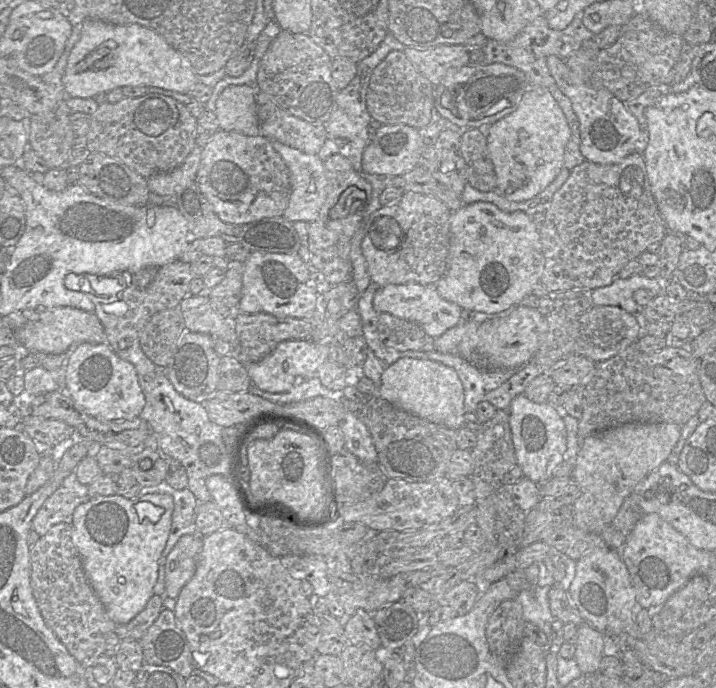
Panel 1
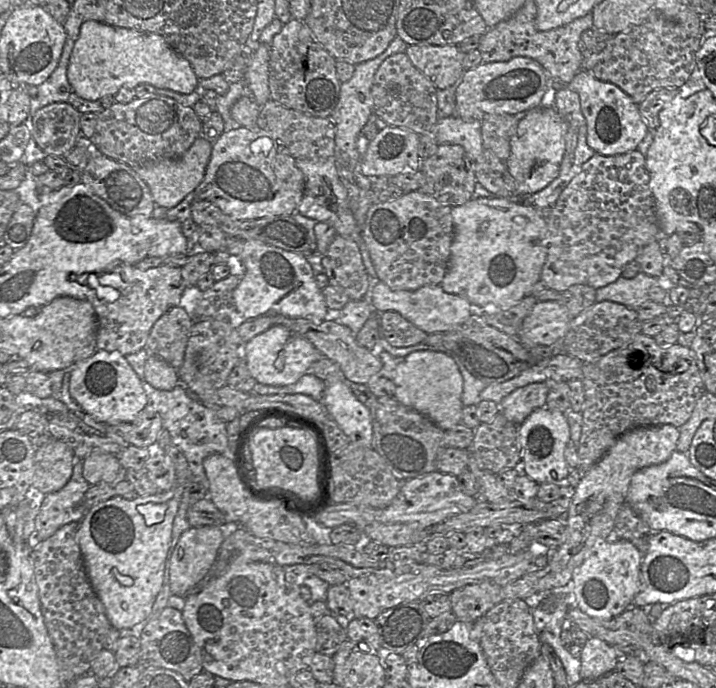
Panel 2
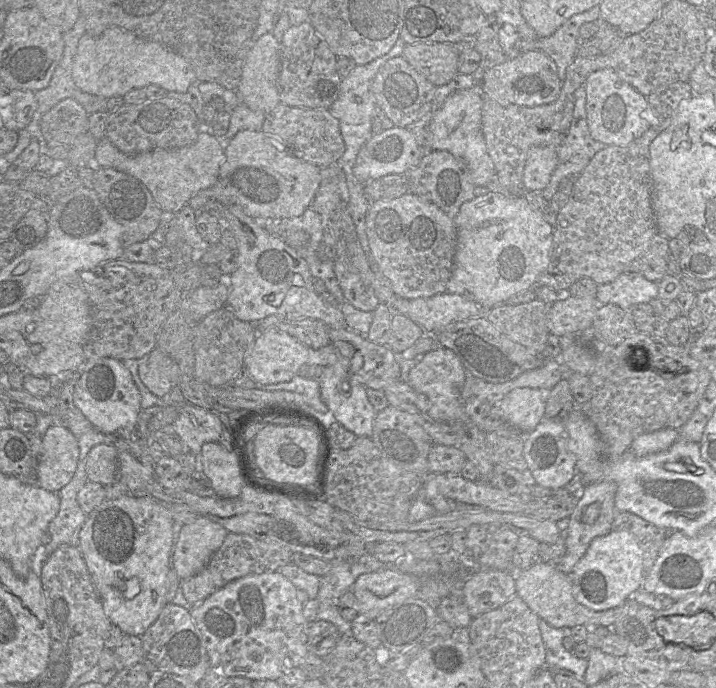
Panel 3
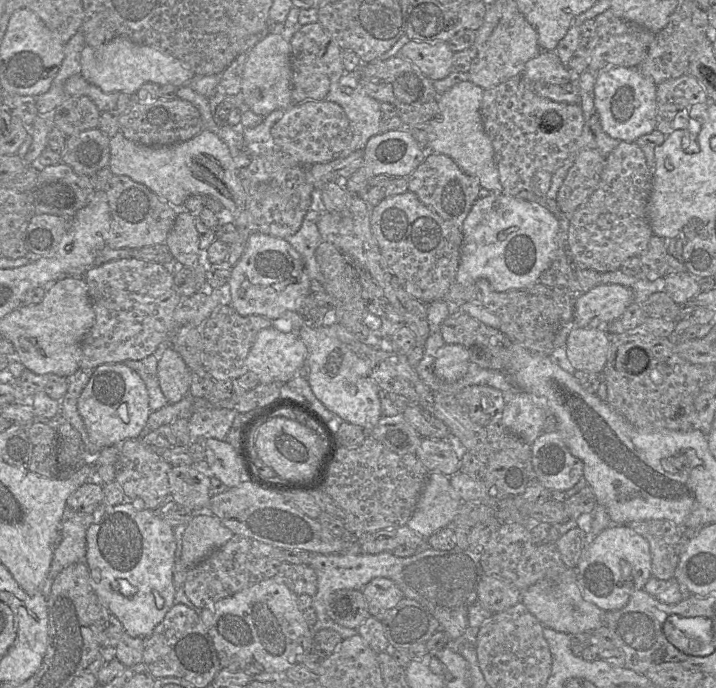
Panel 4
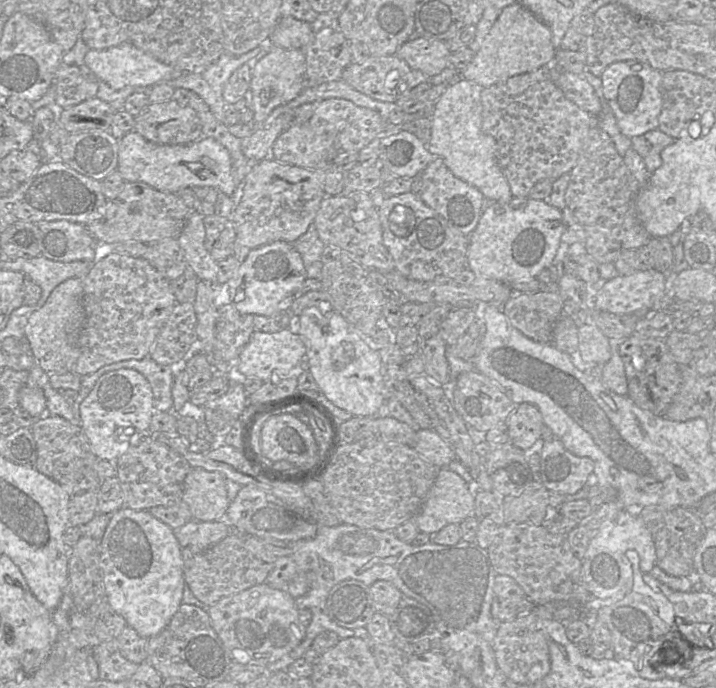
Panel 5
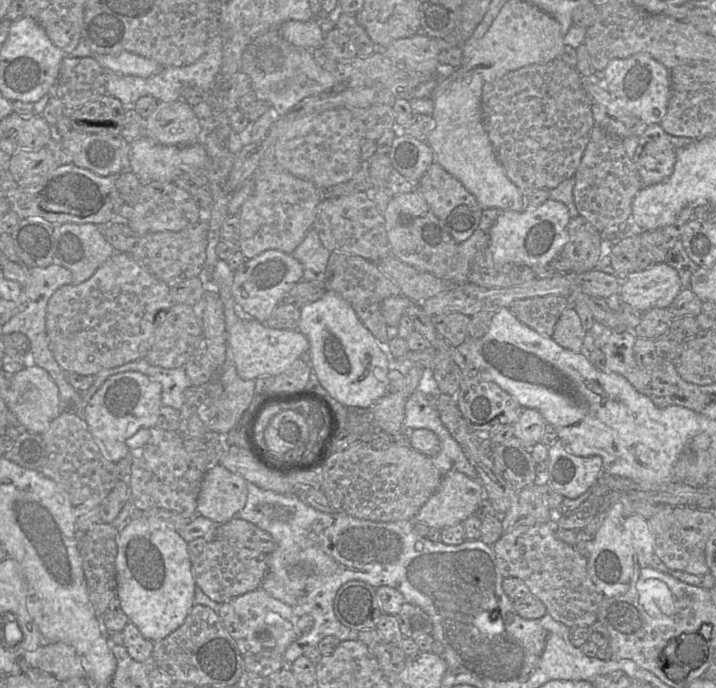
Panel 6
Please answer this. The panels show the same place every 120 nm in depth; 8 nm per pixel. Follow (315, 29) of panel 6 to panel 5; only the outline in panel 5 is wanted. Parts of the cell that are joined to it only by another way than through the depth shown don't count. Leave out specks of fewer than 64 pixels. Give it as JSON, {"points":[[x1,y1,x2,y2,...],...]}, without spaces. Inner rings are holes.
{"points":[[291,16,280,17,269,36,271,44,288,49,301,49,313,38,311,23]]}

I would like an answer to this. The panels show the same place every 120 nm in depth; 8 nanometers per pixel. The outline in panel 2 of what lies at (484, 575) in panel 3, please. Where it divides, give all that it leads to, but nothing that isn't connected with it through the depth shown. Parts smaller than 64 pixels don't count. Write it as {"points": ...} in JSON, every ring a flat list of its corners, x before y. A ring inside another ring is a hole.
{"points":[[490,582,469,584,451,592,452,612,457,620,474,624,503,601,502,587]]}

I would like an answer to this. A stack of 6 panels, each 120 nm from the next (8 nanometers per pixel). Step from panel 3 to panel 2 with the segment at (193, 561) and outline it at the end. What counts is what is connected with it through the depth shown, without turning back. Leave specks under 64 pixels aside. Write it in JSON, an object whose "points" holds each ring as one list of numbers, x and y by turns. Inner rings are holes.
{"points":[[214,525,190,527,181,534,170,560,169,585,173,595,186,596,206,577,225,537,225,527]]}

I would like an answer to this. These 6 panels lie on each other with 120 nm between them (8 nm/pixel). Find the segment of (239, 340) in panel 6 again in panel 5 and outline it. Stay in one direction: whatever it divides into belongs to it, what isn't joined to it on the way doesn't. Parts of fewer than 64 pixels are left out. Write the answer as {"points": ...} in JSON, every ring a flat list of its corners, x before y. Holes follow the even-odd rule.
{"points":[[192,210,177,240,188,267,195,272,198,279,216,282,217,261,211,257,204,245,206,233,204,217,196,210],[288,329,275,333,257,331,251,335,237,359,236,374,239,377,259,378,267,382,293,373,306,354,307,348,302,337]]}

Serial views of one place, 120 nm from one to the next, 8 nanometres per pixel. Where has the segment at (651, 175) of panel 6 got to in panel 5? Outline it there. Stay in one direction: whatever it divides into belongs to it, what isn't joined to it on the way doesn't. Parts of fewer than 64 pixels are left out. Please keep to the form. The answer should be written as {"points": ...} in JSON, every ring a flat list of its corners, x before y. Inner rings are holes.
{"points":[[657,128,632,137,631,147,640,154,647,170,652,173,662,164,661,151,675,140]]}

